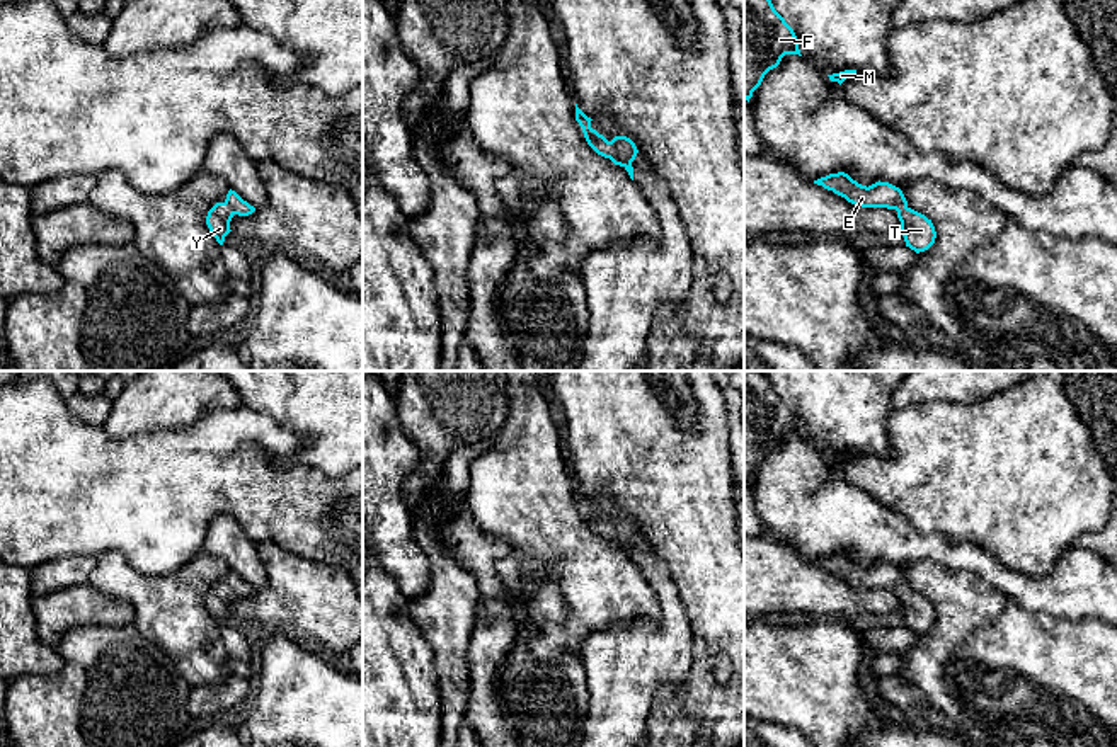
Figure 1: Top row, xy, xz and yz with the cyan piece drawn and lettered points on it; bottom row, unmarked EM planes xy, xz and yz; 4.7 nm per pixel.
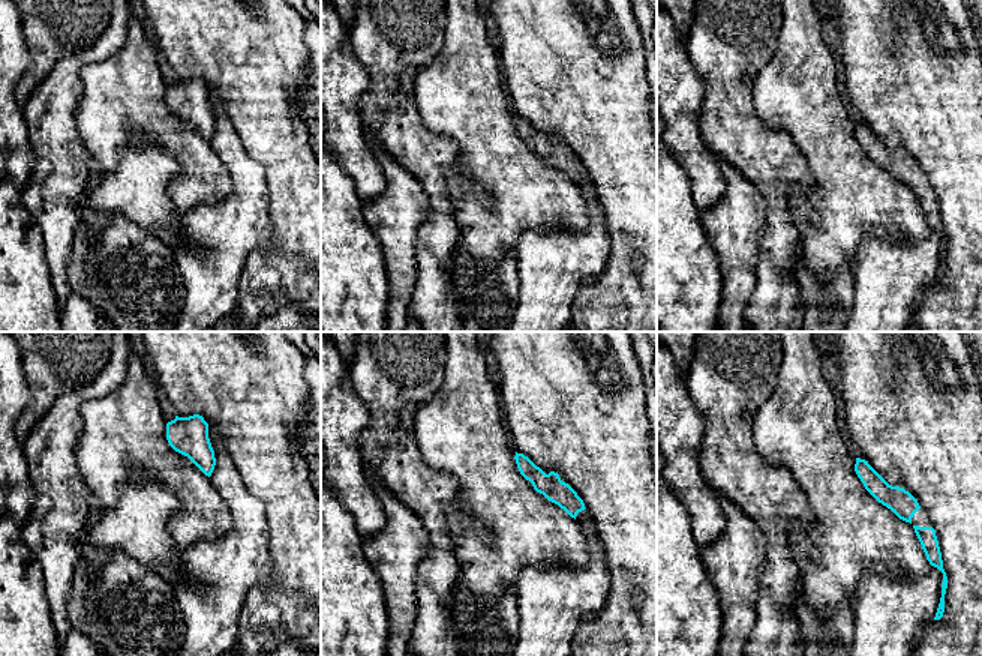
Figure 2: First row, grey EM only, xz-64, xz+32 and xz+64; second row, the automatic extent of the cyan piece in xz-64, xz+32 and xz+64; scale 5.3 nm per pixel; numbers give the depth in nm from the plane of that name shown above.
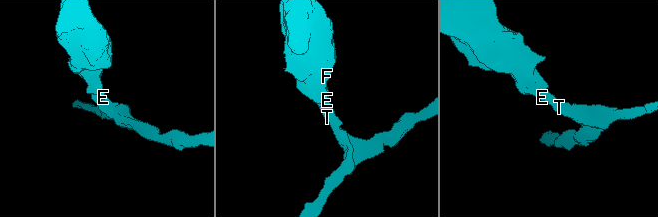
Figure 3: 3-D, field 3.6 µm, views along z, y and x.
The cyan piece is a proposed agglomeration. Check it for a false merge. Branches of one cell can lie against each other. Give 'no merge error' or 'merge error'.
no merge error

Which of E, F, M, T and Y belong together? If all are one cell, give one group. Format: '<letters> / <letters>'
E F M T Y

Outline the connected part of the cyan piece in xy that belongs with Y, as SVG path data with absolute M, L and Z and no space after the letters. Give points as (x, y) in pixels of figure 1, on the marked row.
M228 191L226 199L223 202L216 202L206 216L206 225L216 242L223 245L225 237L232 231L230 221L235 214L249 216L255 211L247 201L243 201L235 191Z

